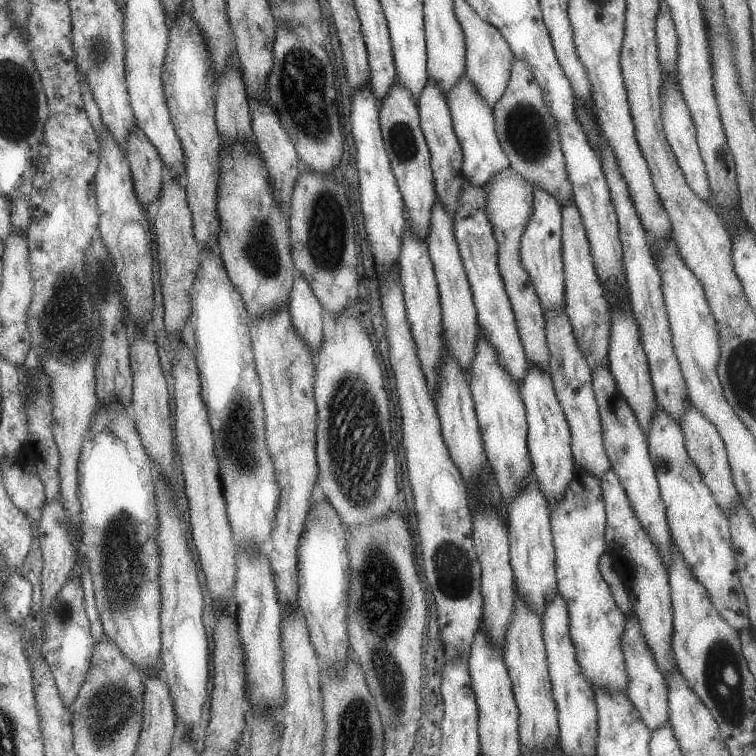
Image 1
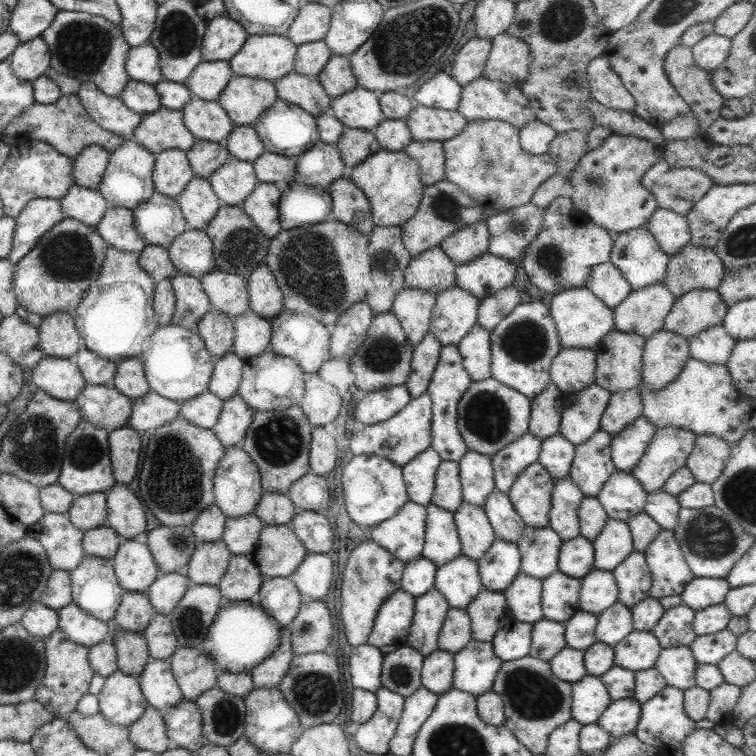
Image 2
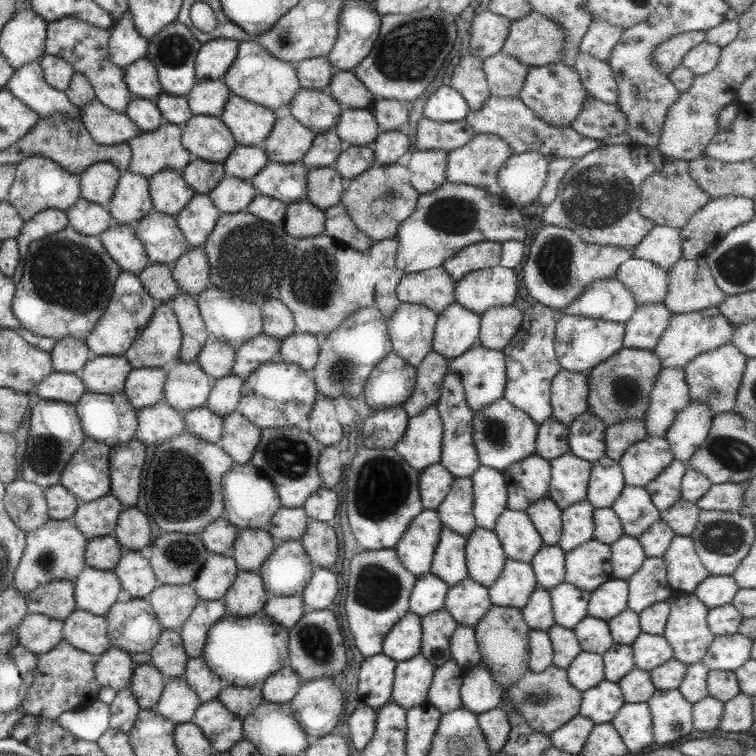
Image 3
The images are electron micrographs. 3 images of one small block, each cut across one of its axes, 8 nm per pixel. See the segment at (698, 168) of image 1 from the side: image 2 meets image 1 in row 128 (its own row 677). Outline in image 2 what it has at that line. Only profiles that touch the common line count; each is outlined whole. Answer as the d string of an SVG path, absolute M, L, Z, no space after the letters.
M688 646L661 649L653 667L655 667L655 670L664 678L666 686L684 691L695 684L694 672L696 669L696 662Z

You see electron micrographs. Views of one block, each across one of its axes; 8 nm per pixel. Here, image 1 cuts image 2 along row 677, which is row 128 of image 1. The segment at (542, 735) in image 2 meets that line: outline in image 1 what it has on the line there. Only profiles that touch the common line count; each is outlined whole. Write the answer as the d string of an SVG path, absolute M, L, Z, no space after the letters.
M513 58L509 70L505 90L492 108L495 134L503 154L509 161L508 167L521 178L525 178L531 184L531 188L539 184L539 188L549 192L560 206L574 202L571 184L567 178L565 158L561 152L559 132L555 128L551 114L545 108L545 102L542 101L541 88L535 82L529 66L519 58Z

